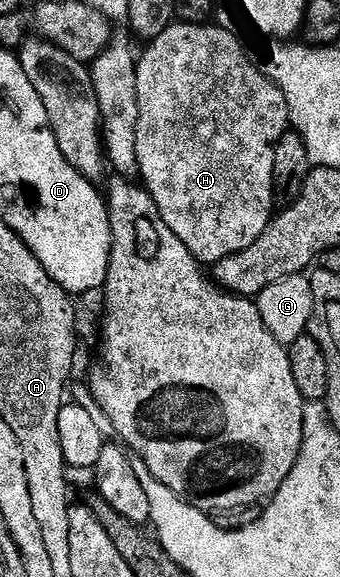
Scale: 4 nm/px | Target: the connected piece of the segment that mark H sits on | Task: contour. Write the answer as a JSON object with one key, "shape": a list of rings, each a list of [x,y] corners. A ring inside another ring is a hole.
{"shape":[[[173,24],[168,26],[162,36],[151,39],[147,43],[148,51],[139,55],[136,64],[136,87],[138,88],[138,124],[136,135],[138,136],[138,162],[143,185],[152,193],[152,198],[160,209],[162,220],[170,224],[174,236],[186,244],[189,252],[195,256],[201,264],[215,264],[226,256],[234,256],[268,227],[274,217],[274,148],[278,140],[289,129],[288,105],[286,96],[272,83],[271,78],[264,73],[259,65],[252,63],[250,55],[244,51],[244,46],[235,38],[232,30],[224,30],[218,24],[201,24],[189,26],[187,24]]]}

